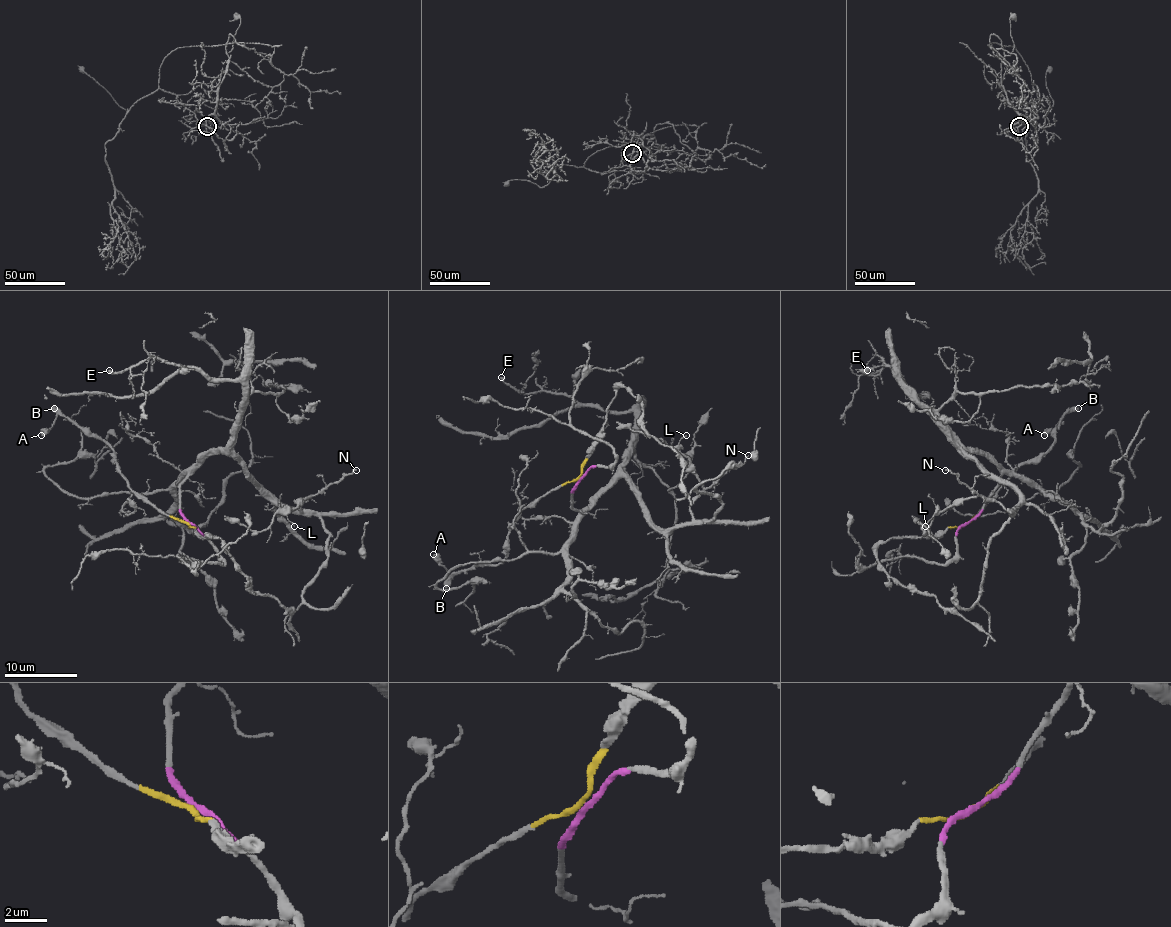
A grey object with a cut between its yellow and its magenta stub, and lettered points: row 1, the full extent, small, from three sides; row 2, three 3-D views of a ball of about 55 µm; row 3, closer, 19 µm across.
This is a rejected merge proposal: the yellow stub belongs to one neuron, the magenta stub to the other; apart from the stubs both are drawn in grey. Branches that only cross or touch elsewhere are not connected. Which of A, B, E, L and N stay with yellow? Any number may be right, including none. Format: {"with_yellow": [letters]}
{"with_yellow": ["A", "B"]}

